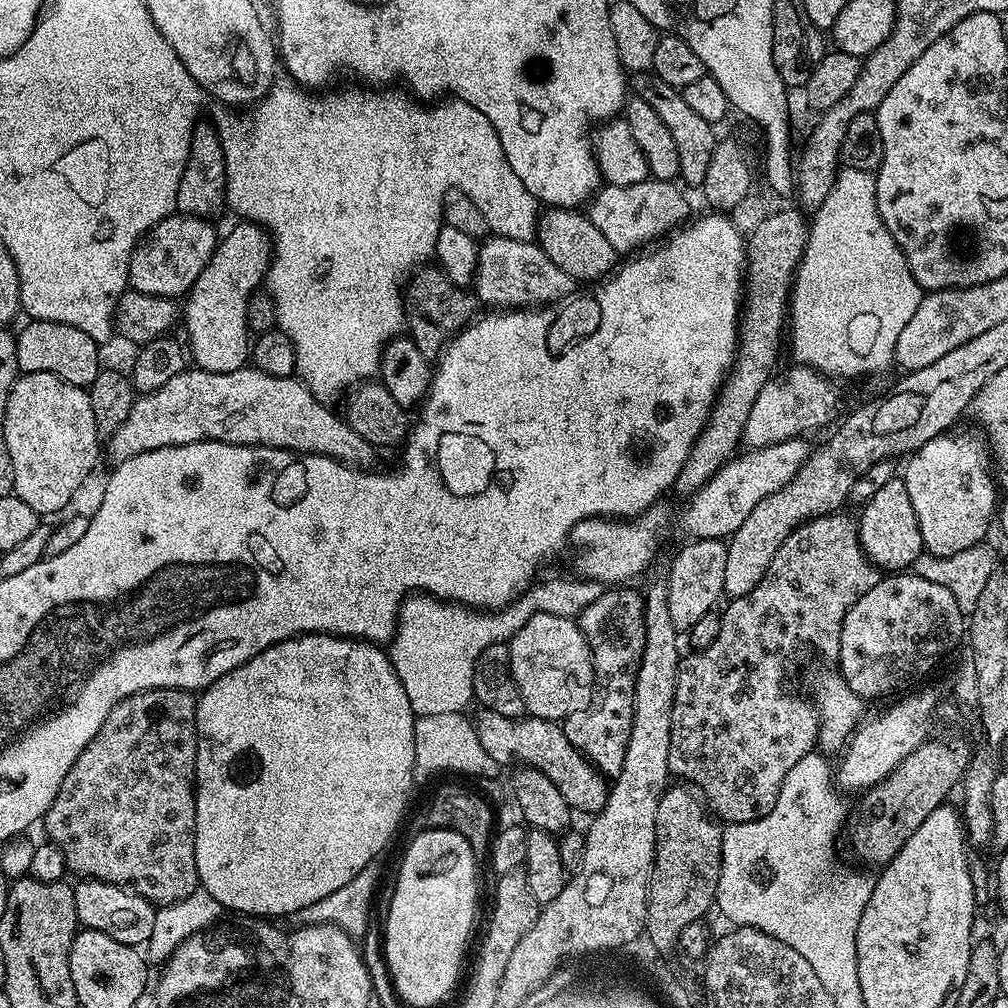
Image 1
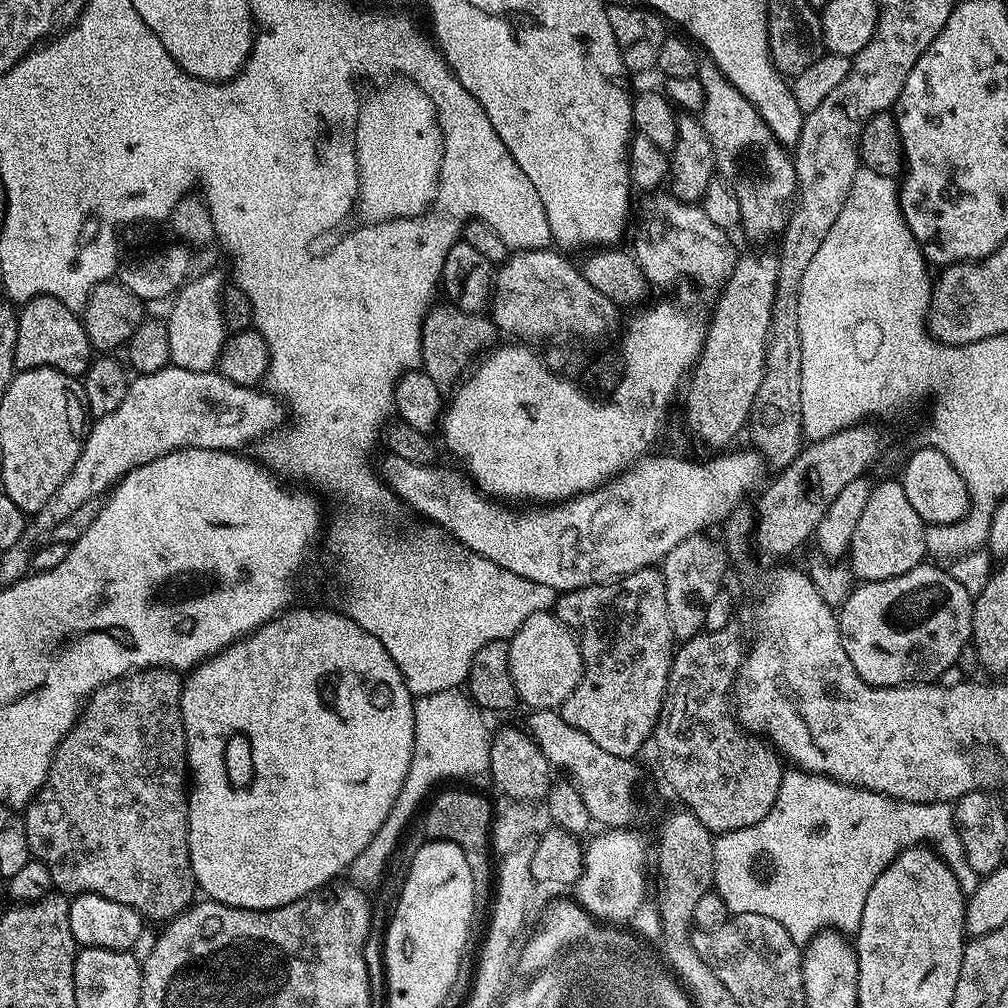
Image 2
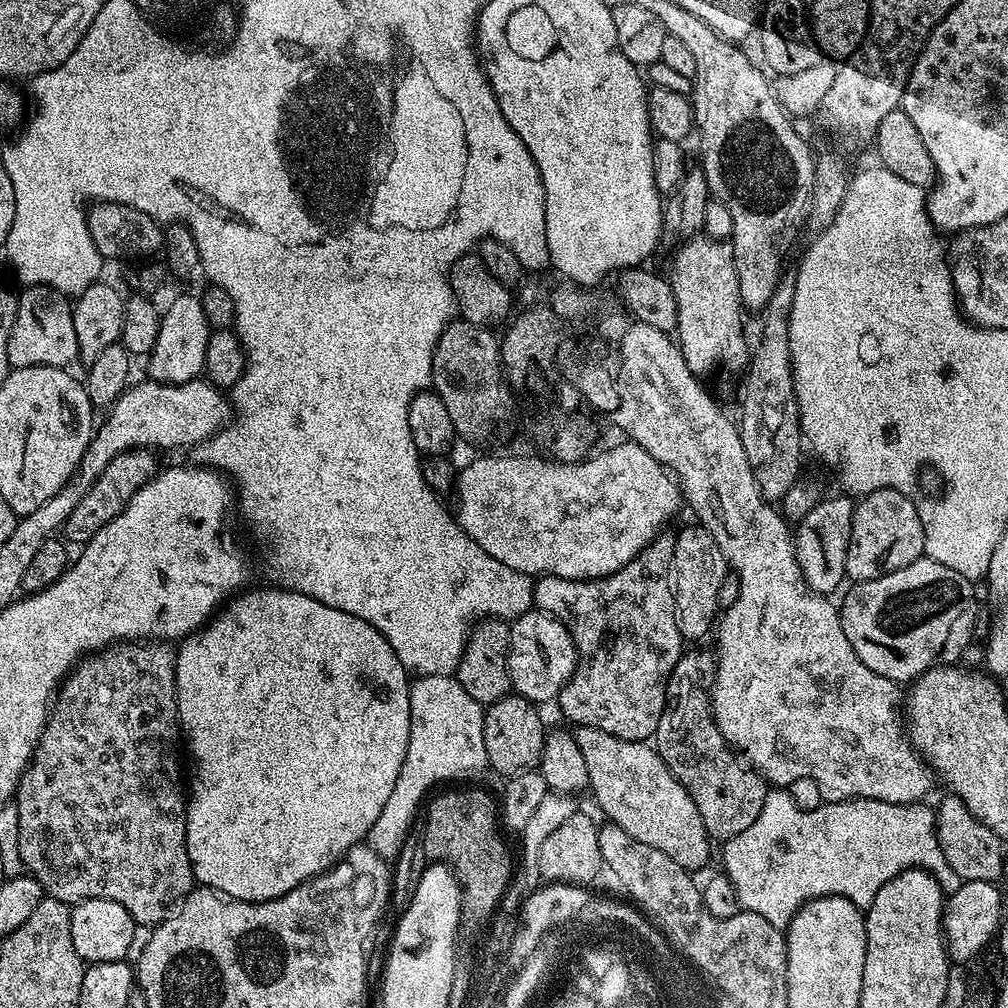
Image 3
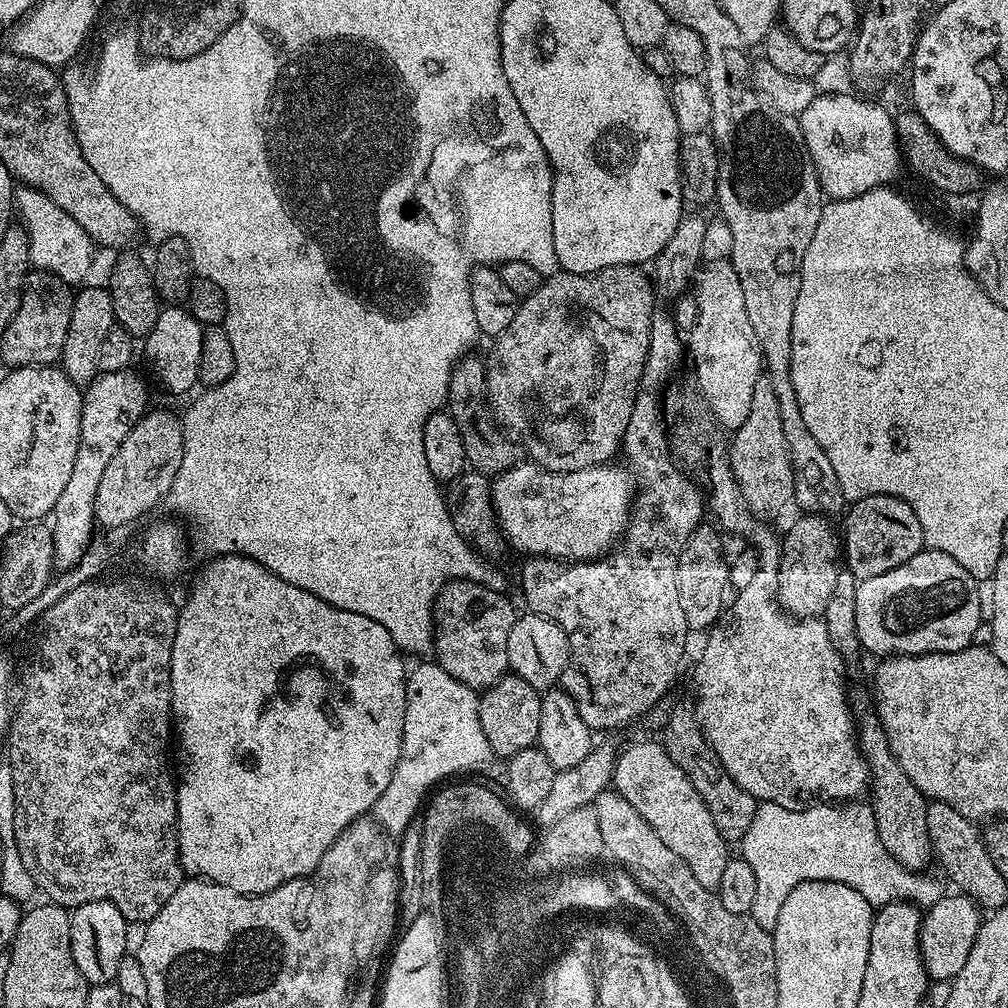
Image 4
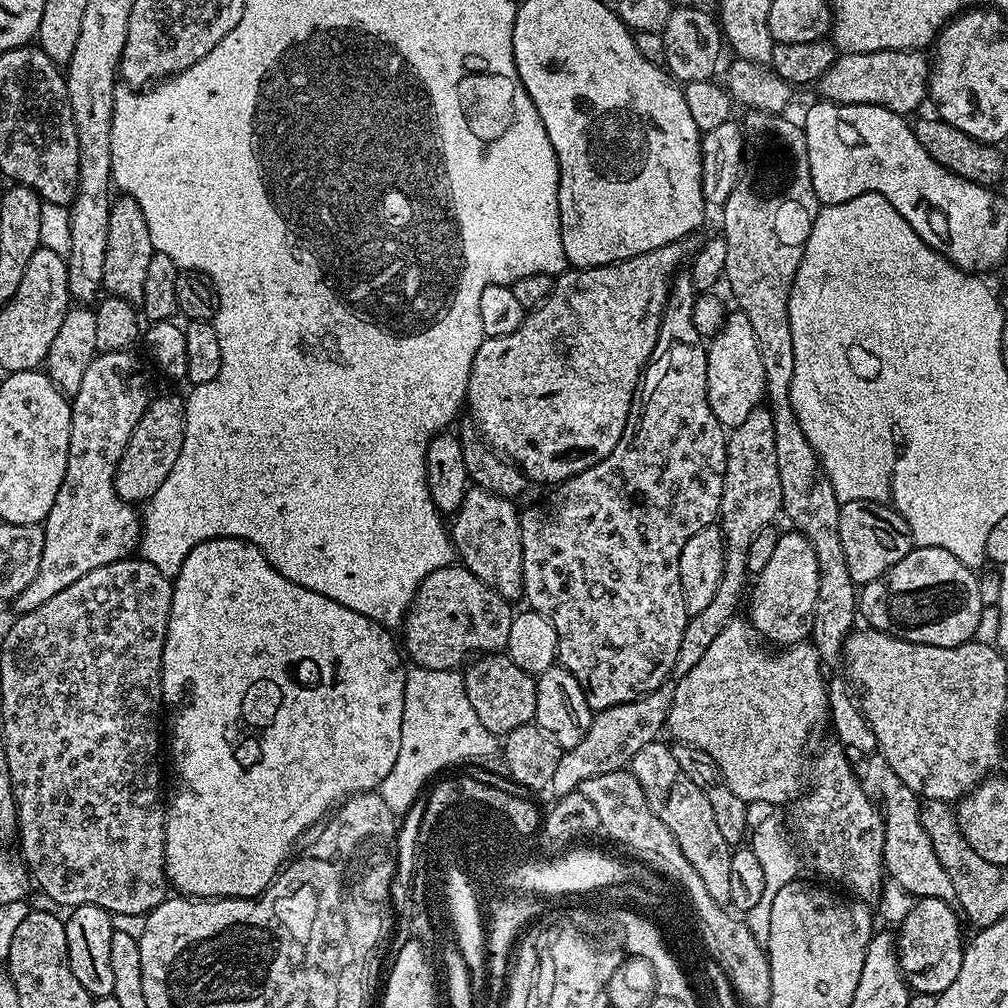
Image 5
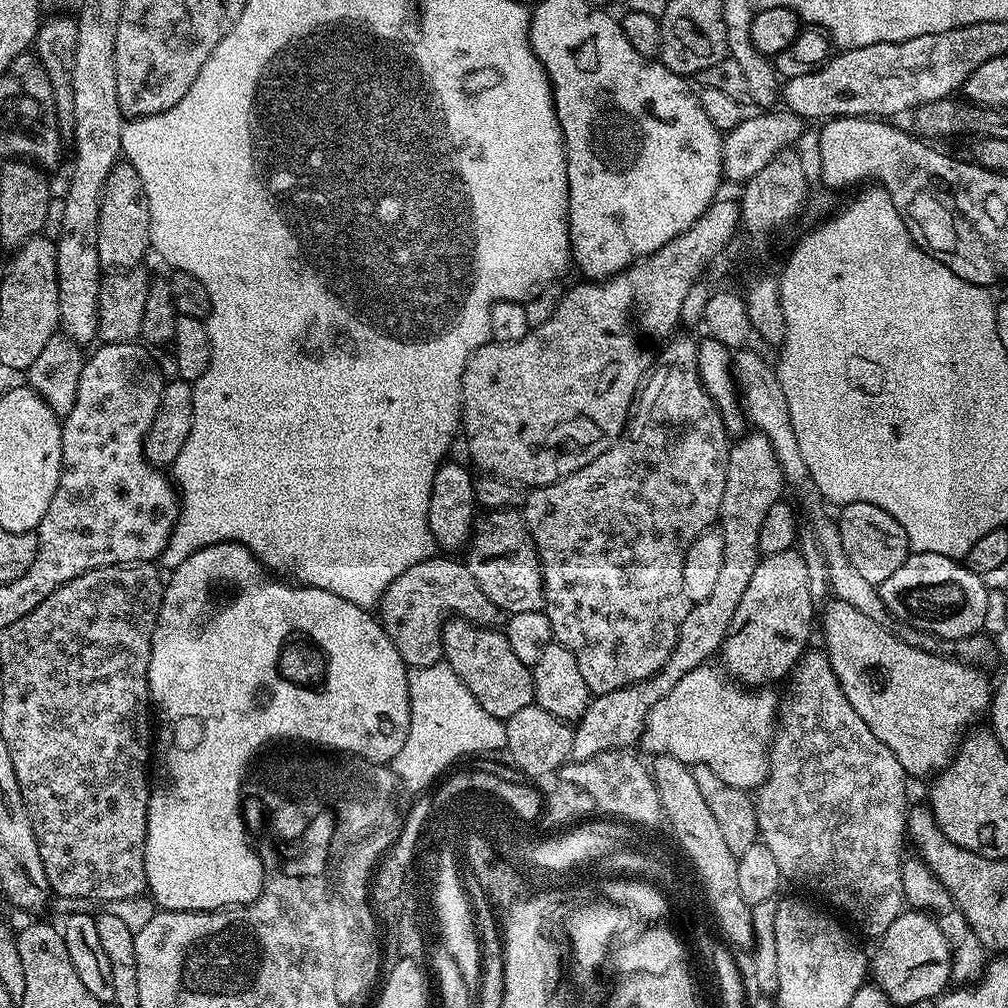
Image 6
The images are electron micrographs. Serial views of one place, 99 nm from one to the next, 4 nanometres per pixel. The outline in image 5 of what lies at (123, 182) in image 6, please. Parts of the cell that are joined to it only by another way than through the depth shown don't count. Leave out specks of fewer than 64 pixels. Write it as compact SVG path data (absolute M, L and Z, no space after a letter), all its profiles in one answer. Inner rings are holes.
M117 195L111 201L108 213L110 226L106 234L106 266L104 267L103 291L109 296L117 296L129 300L131 304L139 305L144 298L146 286L146 269L150 267L150 258L153 254L150 242L150 230L146 226L146 218L134 202L132 196Z

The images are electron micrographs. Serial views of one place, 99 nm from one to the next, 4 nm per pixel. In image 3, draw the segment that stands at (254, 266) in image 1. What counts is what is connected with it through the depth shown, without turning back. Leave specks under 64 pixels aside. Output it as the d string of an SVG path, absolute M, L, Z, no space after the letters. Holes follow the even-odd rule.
M199 295L176 296L163 309L158 330L158 342L147 357L147 375L159 384L185 384L203 373L206 362L206 342L210 335L208 319L202 310Z

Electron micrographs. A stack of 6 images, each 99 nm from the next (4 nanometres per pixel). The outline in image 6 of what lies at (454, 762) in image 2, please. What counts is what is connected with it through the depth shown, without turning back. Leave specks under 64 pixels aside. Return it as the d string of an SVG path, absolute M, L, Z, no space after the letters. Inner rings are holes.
M447 662L411 669L408 673L408 697L410 730L390 768L395 775L404 776L412 787L427 783L453 757L461 761L475 752L496 752L505 747L505 721L501 720L496 728L492 728L494 714L484 716L486 710L480 712L482 706L478 706L478 698L466 690L462 678L454 674ZM496 732L500 732L500 736L496 736Z

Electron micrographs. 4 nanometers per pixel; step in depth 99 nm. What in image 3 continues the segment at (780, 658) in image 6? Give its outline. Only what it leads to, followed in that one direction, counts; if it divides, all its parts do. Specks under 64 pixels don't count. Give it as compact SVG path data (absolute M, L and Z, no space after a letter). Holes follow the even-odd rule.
M839 495L832 496L829 500L817 499L816 505L794 528L796 557L804 575L804 581L814 592L821 594L832 594L832 591L846 580L846 550L850 546L850 526L854 504L847 495Z

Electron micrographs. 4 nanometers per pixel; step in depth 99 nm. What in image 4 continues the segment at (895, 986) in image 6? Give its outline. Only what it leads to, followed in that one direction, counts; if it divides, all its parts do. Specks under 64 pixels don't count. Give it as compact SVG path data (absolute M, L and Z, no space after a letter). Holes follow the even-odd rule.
M946 894L934 906L923 913L920 921L920 953L924 959L924 968L933 981L956 979L958 970L966 966L966 957L970 955L970 946L978 938L982 919L982 909L975 900L963 894Z

